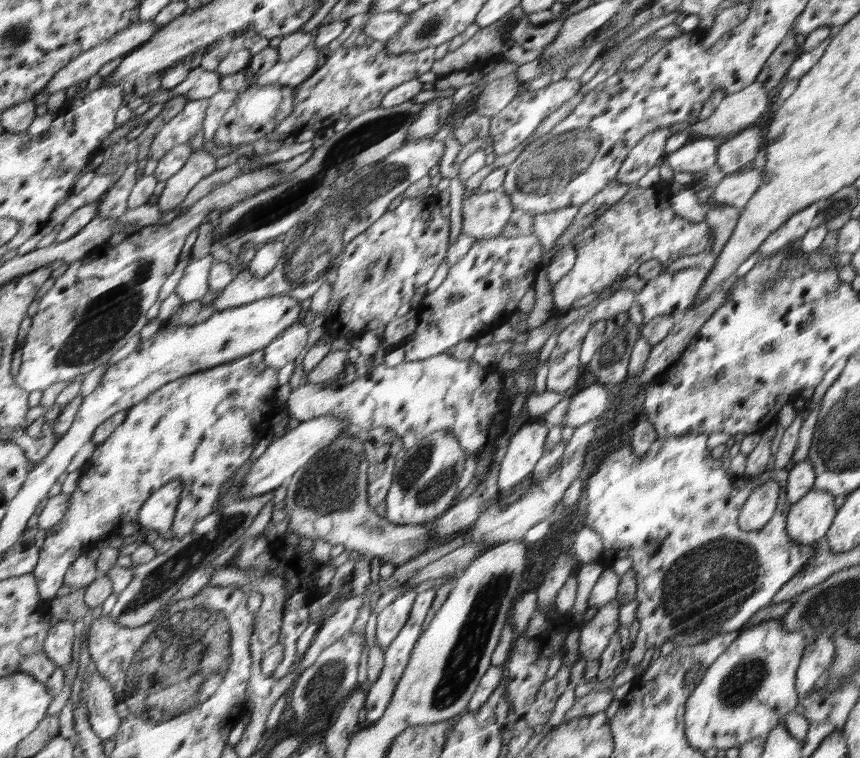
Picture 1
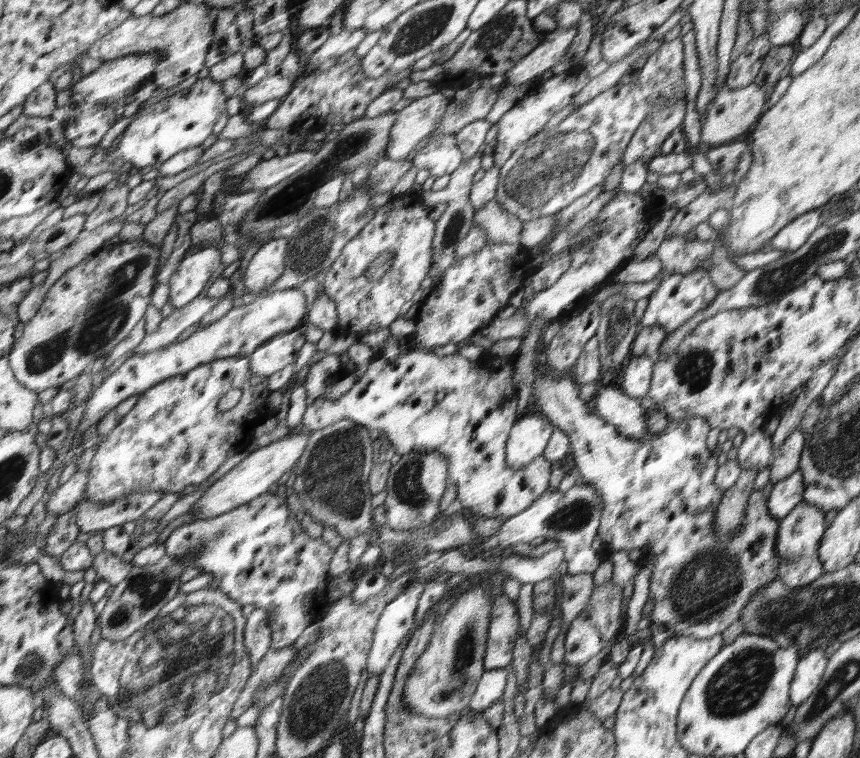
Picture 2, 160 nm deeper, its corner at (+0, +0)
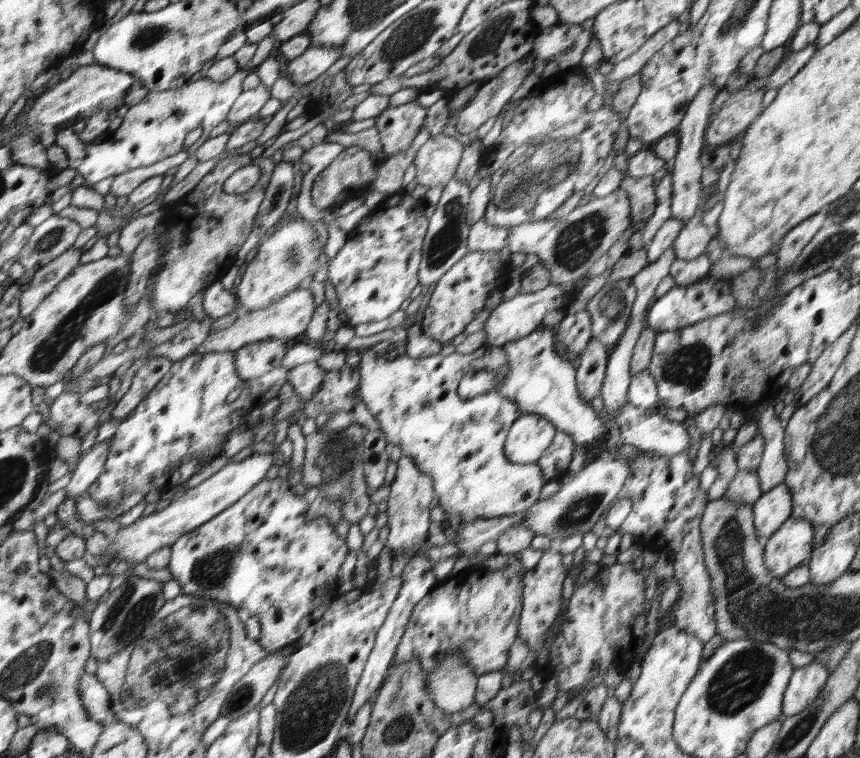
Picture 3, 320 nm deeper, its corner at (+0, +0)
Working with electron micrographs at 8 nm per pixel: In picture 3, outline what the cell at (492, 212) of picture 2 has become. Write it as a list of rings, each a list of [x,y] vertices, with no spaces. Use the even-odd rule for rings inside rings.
[[[617,189],[604,197],[591,198],[590,202],[578,205],[562,220],[527,221],[514,225],[508,235],[508,252],[537,254],[539,261],[550,272],[550,285],[566,285],[579,280],[588,269],[608,252],[622,237],[632,222],[631,205],[626,192]]]

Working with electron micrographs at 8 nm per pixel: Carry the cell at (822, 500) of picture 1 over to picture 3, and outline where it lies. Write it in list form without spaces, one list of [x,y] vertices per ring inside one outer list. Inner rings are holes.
[[[791,515],[784,526],[766,540],[763,561],[770,576],[782,579],[794,567],[804,563],[806,558],[811,558],[814,542],[812,525],[810,520]]]

